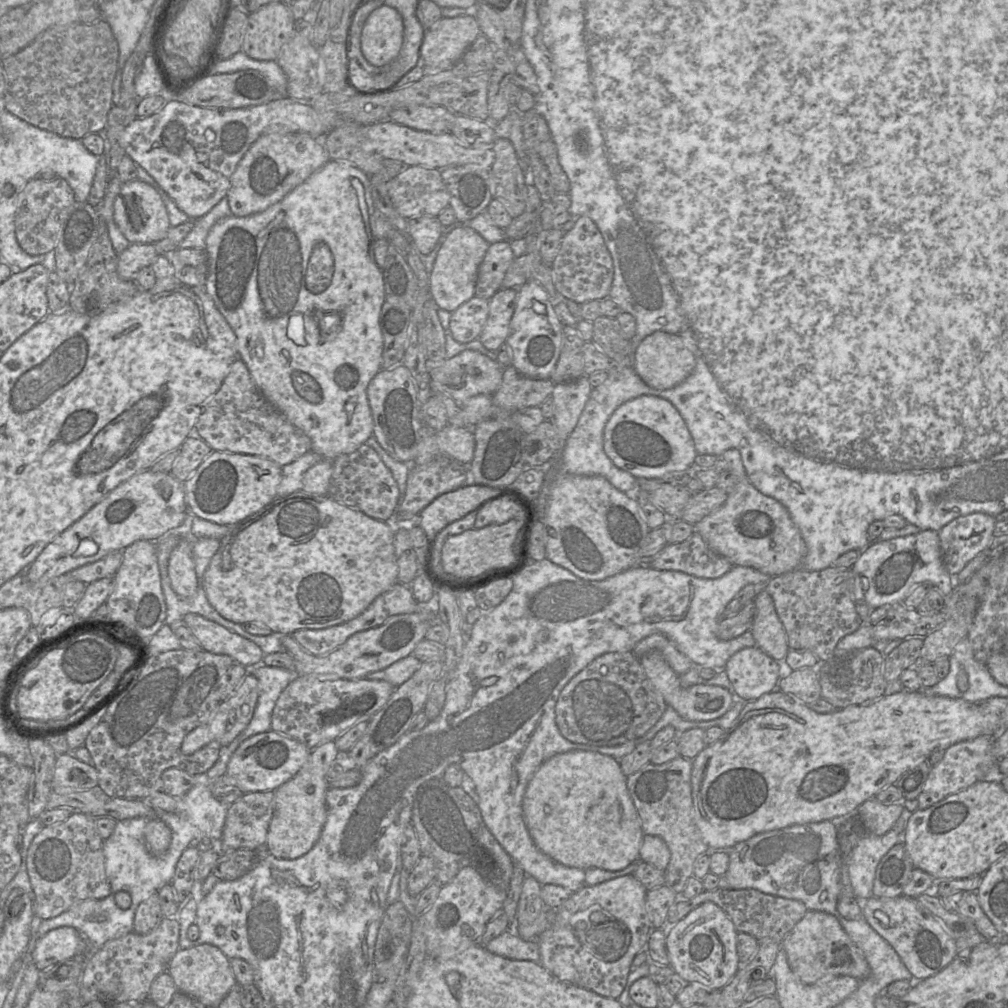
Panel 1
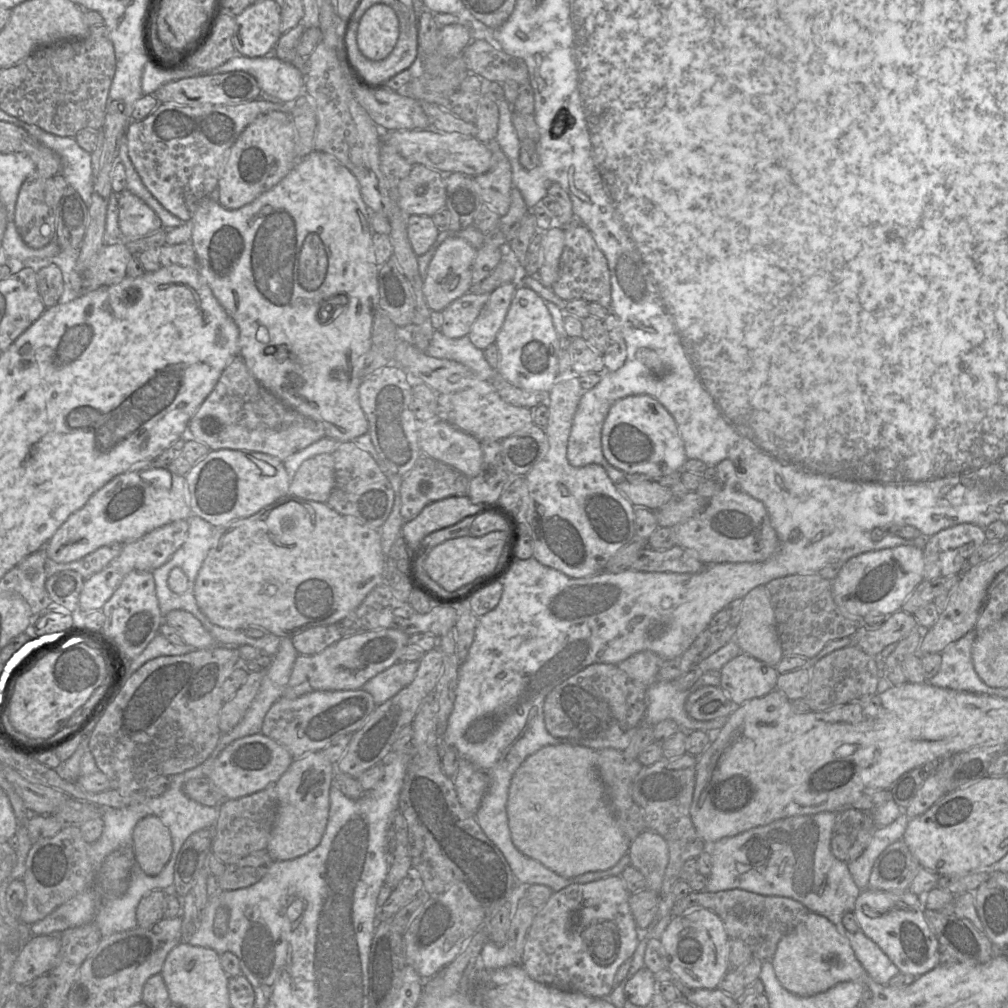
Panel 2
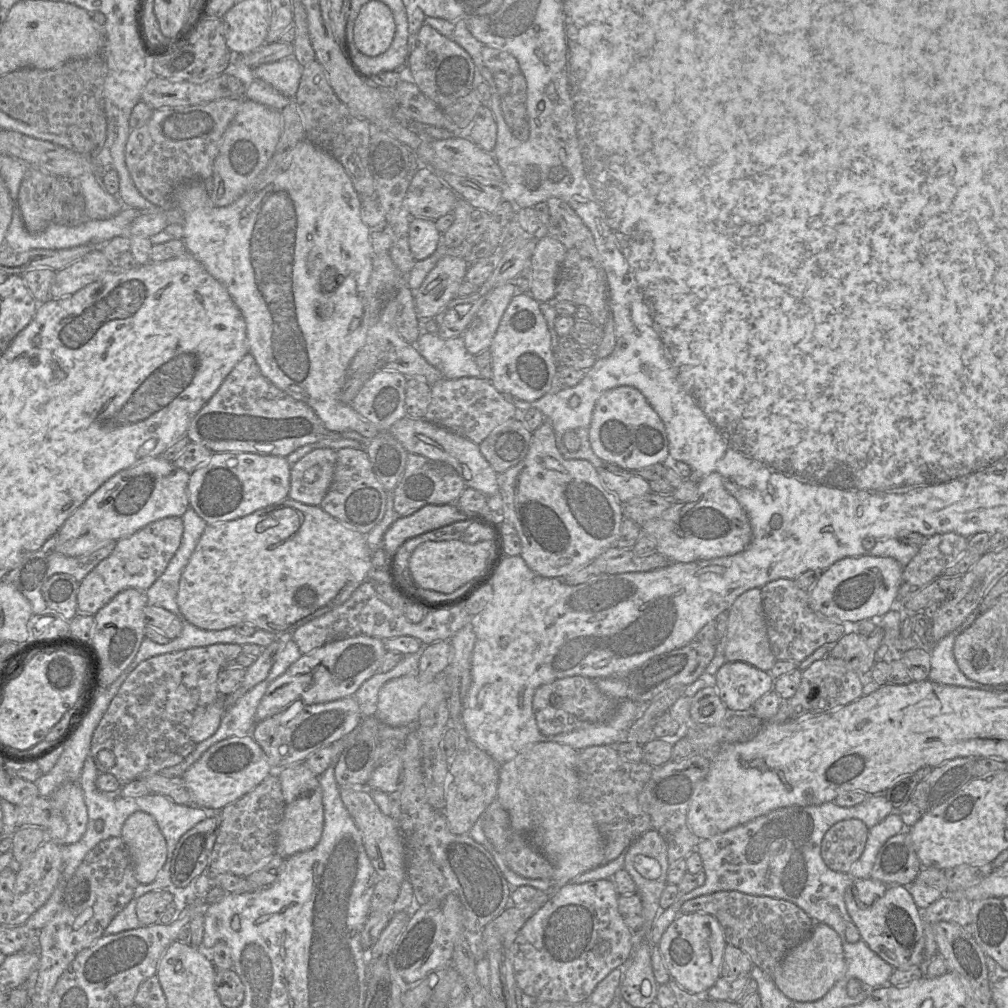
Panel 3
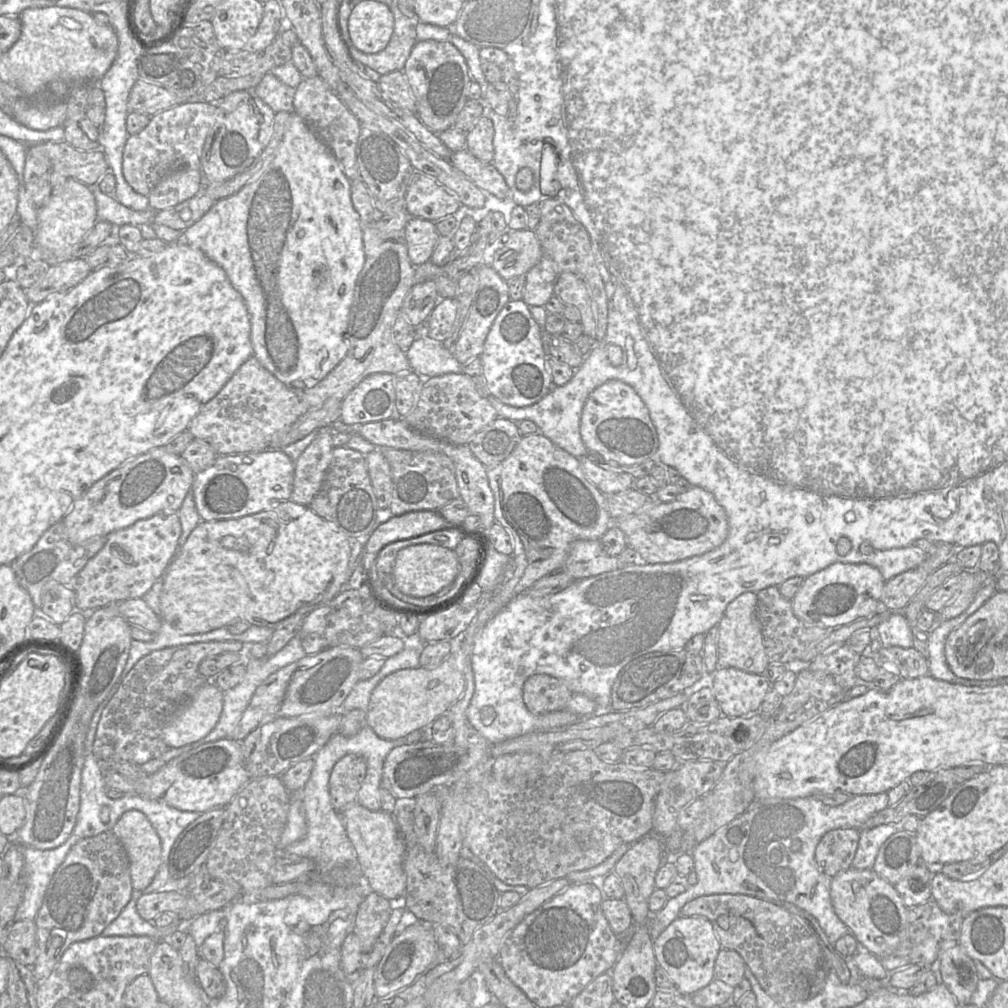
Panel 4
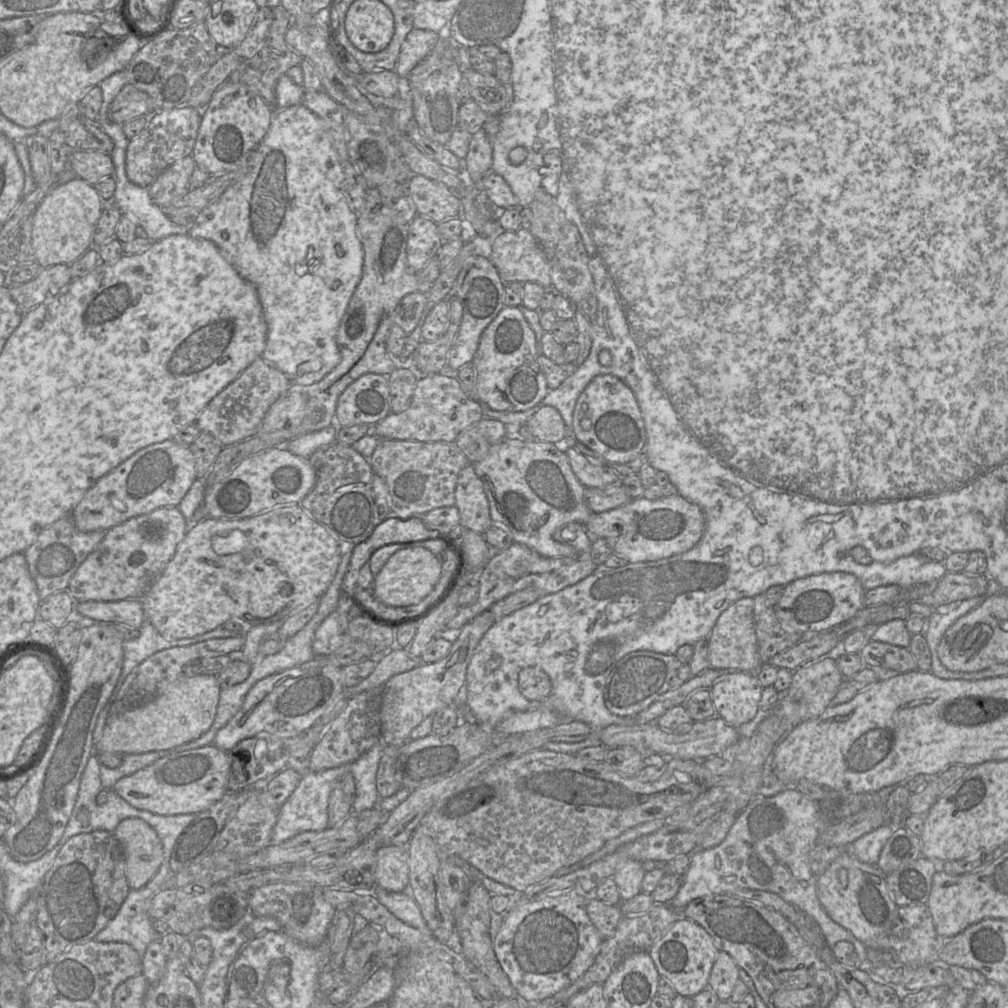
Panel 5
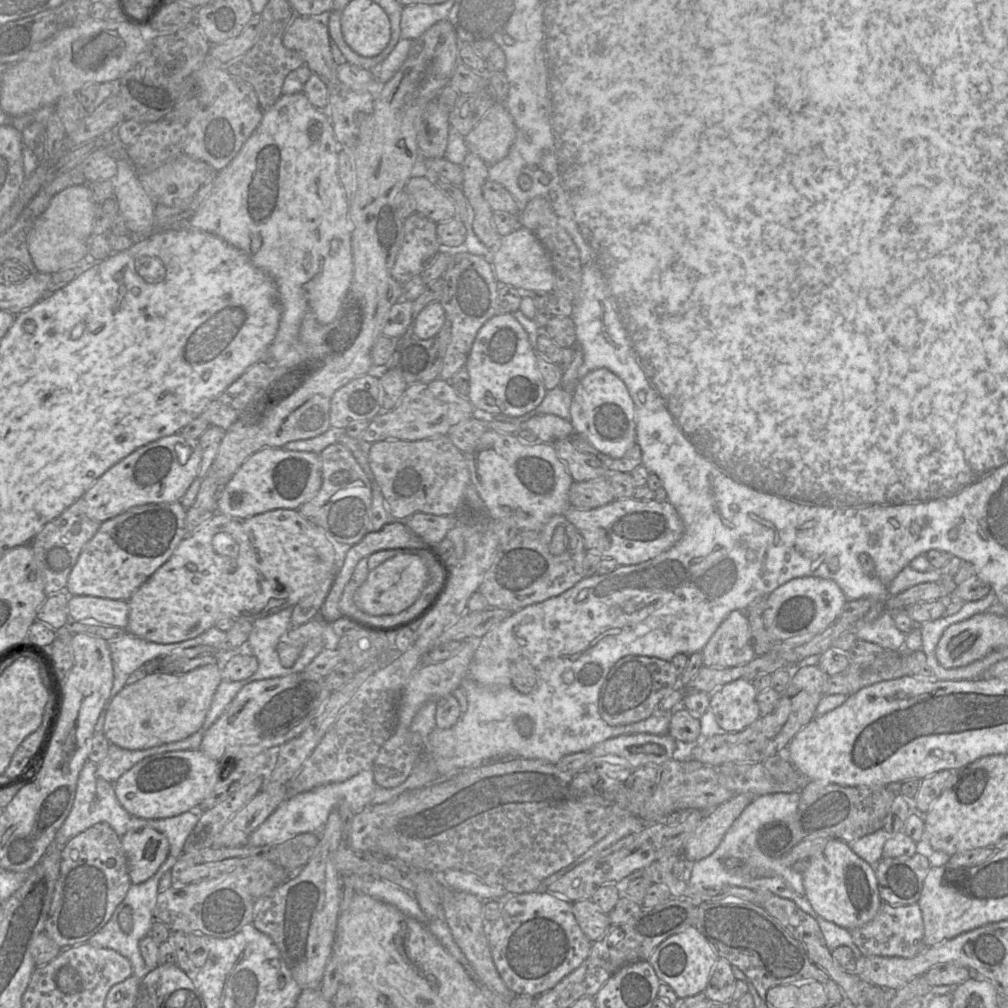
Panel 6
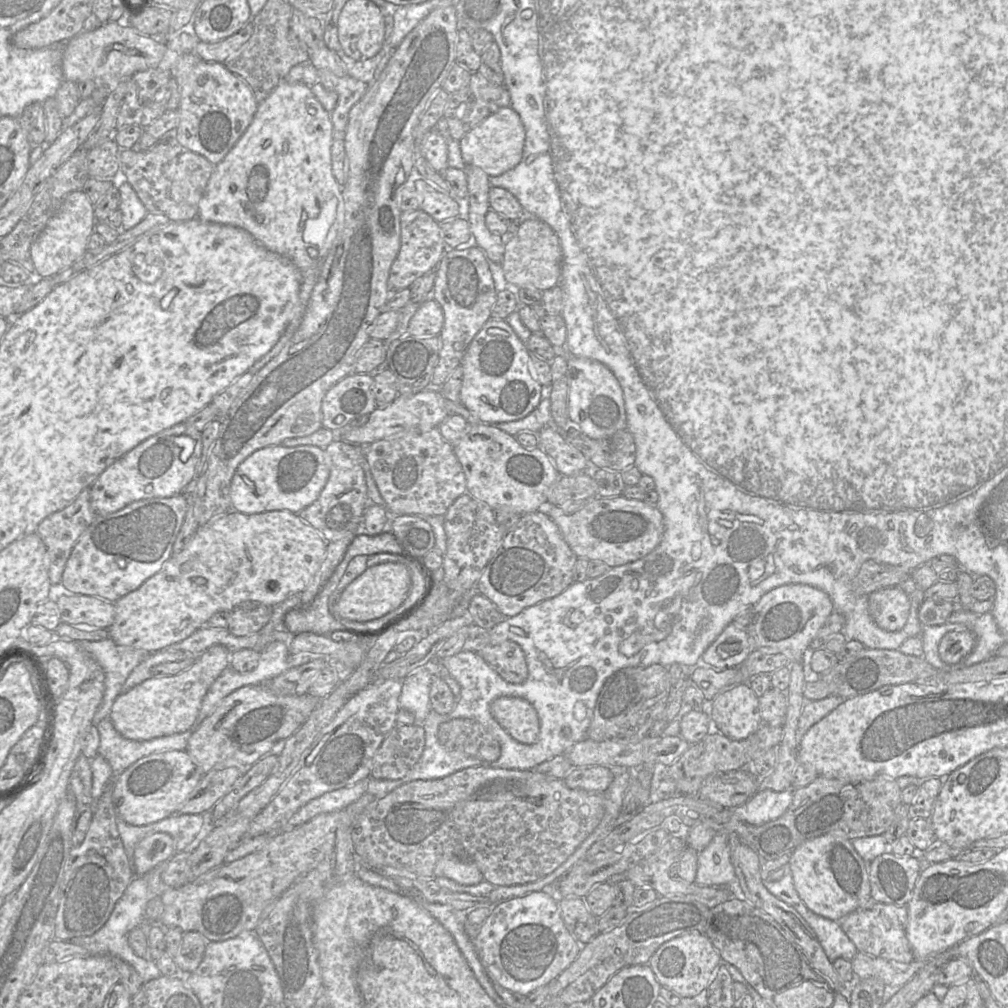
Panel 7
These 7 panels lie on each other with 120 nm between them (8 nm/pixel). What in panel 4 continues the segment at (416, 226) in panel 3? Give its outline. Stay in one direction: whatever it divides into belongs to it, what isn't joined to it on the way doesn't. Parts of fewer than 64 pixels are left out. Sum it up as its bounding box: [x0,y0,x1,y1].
[404,217,440,266]

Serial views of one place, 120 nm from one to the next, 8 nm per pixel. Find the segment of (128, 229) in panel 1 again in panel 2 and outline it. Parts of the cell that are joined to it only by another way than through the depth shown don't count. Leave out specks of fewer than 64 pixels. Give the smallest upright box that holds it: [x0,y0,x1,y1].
[118,190,163,240]

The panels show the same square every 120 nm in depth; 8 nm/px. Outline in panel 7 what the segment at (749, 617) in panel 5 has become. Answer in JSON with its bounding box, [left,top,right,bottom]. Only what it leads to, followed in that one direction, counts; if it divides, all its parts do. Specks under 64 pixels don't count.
[700,623,751,669]

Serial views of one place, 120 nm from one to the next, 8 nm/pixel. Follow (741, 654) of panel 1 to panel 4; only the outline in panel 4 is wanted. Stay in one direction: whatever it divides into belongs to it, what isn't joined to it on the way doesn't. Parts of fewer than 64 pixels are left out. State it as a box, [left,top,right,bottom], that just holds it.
[707,667,772,716]

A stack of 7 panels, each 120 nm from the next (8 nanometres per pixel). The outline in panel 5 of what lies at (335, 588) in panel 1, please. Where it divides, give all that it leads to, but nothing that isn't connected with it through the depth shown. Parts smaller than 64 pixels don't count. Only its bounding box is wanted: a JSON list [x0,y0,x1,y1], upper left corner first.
[141,503,341,640]

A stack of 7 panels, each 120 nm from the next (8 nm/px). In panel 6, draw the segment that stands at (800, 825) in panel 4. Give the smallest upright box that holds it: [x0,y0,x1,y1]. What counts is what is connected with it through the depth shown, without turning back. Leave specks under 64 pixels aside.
[689,792,859,960]

